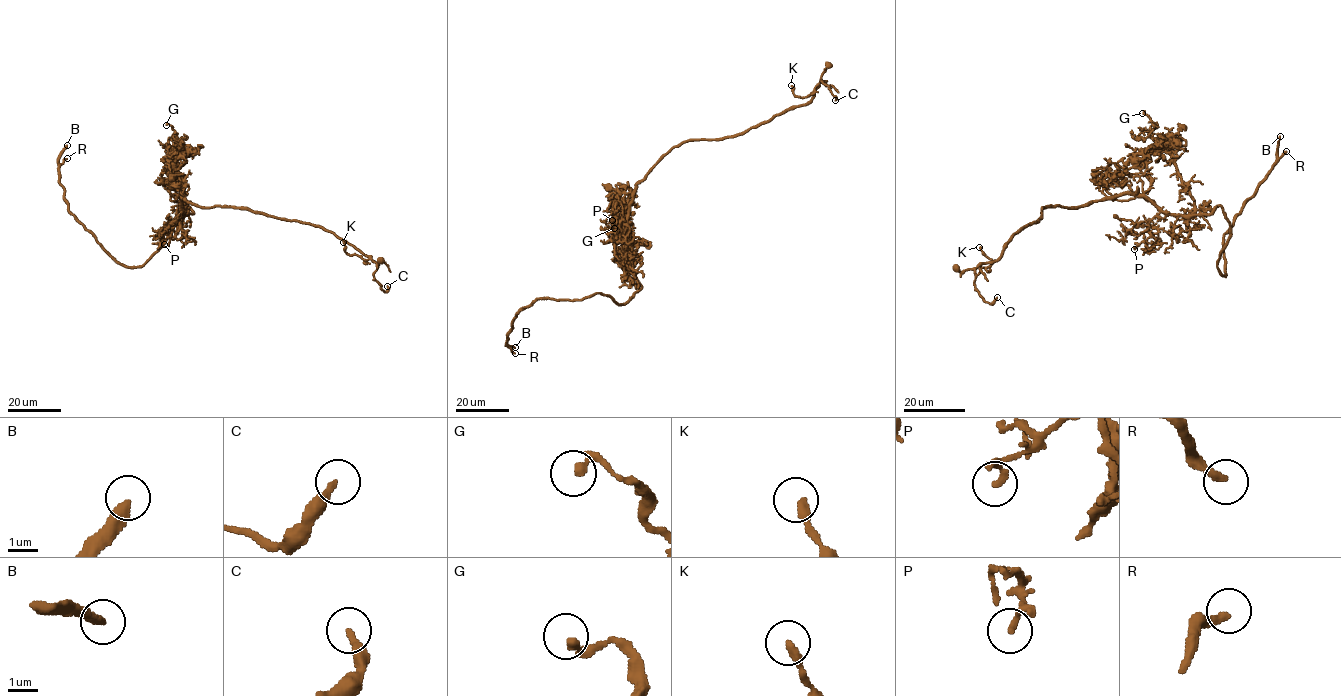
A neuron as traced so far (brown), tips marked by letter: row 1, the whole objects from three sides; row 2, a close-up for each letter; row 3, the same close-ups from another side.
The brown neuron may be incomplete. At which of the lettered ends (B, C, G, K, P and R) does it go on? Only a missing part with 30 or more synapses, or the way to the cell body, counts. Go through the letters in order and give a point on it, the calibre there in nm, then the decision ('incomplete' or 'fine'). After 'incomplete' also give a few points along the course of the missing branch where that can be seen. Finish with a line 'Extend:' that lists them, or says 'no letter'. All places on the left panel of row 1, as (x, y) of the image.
B: at (67, 145); 340 nm thick; incomplete; missing branch runs (67, 145), (88, 119), (93, 119)
C: at (387, 286); 240 nm thick; fine
G: at (166, 125); 280 nm thick; fine
K: at (343, 242); 280 nm thick; fine
P: at (164, 244); 140 nm thick; fine
R: at (67, 158); 240 nm thick; incomplete; missing branch runs (67, 158), (87, 157), (74, 162), (69, 159), (69, 147), (75, 140)
Extend: B, R

